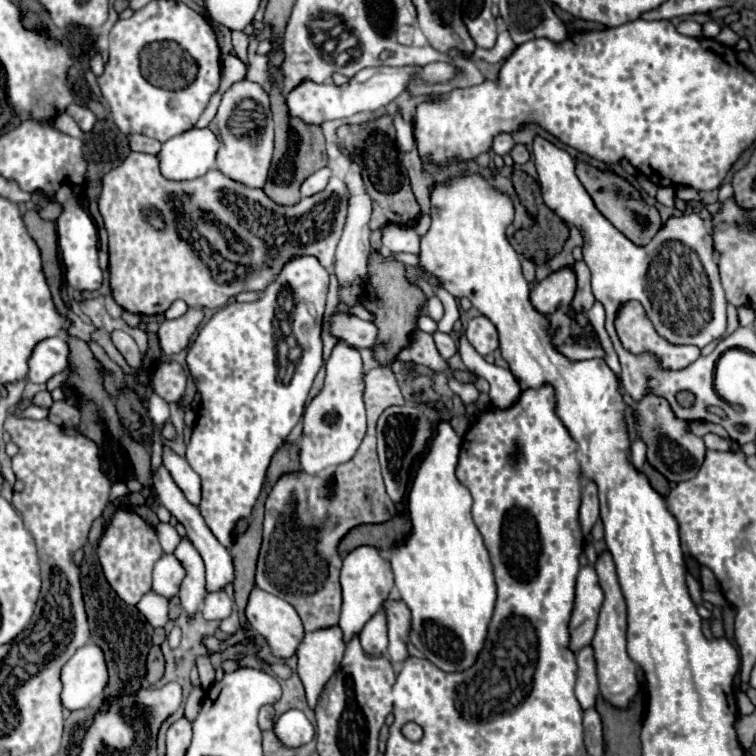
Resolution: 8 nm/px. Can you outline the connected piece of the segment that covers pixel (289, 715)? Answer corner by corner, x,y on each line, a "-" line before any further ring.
288,710
282,714
274,722
274,732
286,746
302,746
316,734
312,722
300,710

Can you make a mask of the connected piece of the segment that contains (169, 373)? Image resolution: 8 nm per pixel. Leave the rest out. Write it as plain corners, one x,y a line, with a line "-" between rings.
160,362
152,374
152,384
158,396
166,402
176,402
186,390
186,370
178,362

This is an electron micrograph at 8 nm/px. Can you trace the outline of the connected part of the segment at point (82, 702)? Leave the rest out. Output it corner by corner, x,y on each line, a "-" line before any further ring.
98,644
82,646
62,668
62,706
68,710
88,708
108,686
108,666

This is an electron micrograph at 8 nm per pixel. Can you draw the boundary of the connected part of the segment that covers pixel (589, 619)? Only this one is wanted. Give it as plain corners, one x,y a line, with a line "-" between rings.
584,566
576,578
576,600
570,616
570,650
576,654
580,648
592,642
598,612
602,606
604,594
598,584
596,570
592,566

